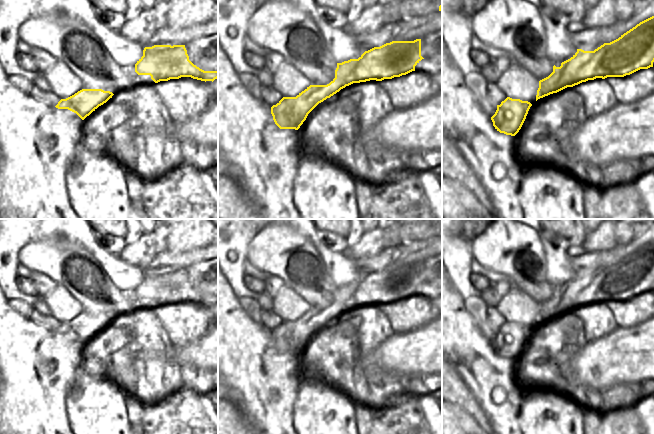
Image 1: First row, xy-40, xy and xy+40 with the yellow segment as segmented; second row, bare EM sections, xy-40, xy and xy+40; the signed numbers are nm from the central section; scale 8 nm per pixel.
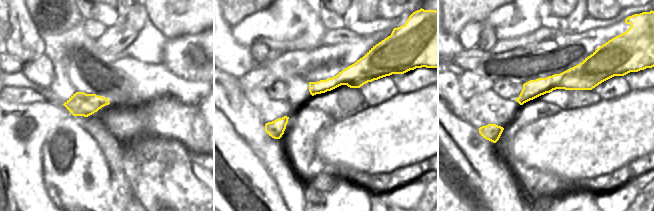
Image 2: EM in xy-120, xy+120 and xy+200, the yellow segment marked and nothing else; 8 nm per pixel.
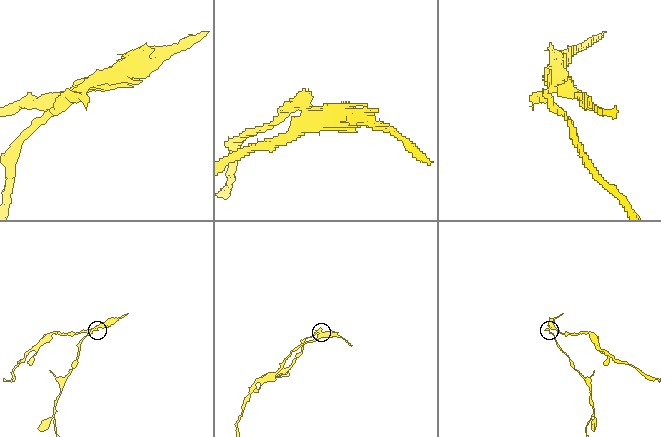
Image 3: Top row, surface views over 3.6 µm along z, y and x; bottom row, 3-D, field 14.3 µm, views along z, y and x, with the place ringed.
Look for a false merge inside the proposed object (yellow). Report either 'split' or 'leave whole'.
split

